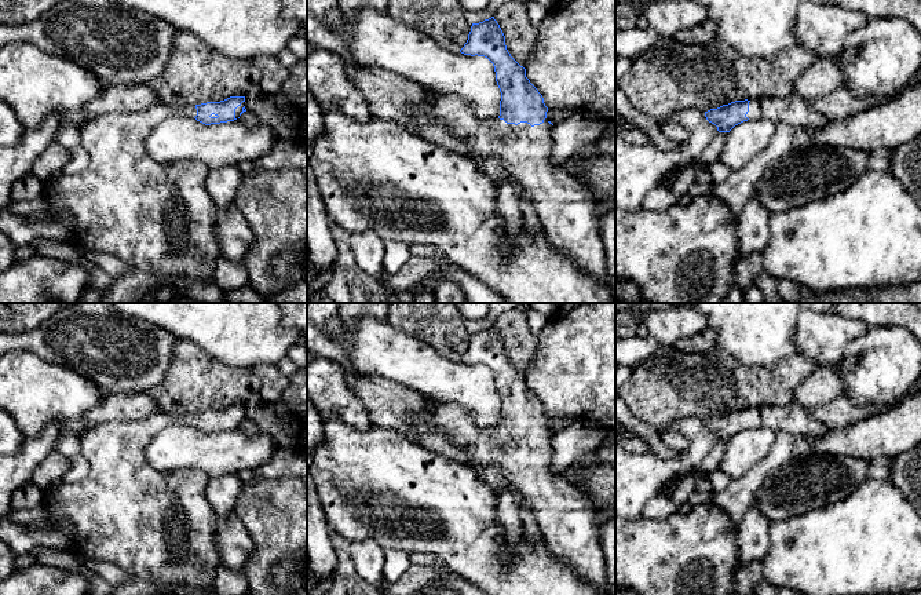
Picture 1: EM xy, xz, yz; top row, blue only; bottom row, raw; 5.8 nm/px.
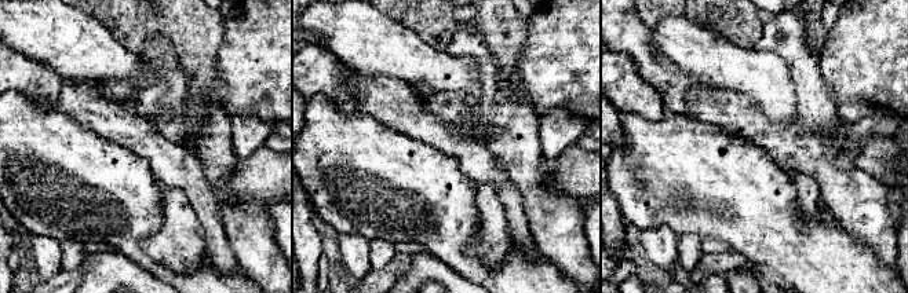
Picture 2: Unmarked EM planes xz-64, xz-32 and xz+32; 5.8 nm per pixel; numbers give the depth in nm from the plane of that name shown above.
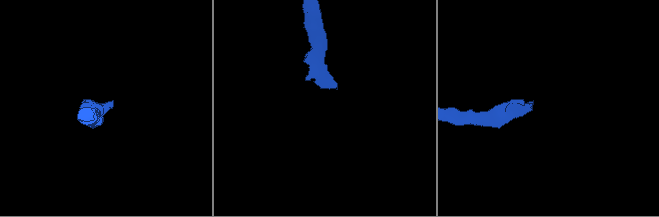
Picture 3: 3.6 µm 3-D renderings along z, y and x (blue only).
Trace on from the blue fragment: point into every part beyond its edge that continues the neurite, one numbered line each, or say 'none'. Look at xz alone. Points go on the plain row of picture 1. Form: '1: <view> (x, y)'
1: xz (567, 521)

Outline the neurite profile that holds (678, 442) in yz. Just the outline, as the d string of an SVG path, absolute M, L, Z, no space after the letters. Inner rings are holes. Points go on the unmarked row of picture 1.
M673 431L658 432L658 437L666 446L673 449L676 453L684 450L688 446L687 438Z

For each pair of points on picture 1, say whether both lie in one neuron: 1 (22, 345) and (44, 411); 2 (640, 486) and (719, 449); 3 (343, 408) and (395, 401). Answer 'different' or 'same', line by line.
1: different
2: different
3: different

